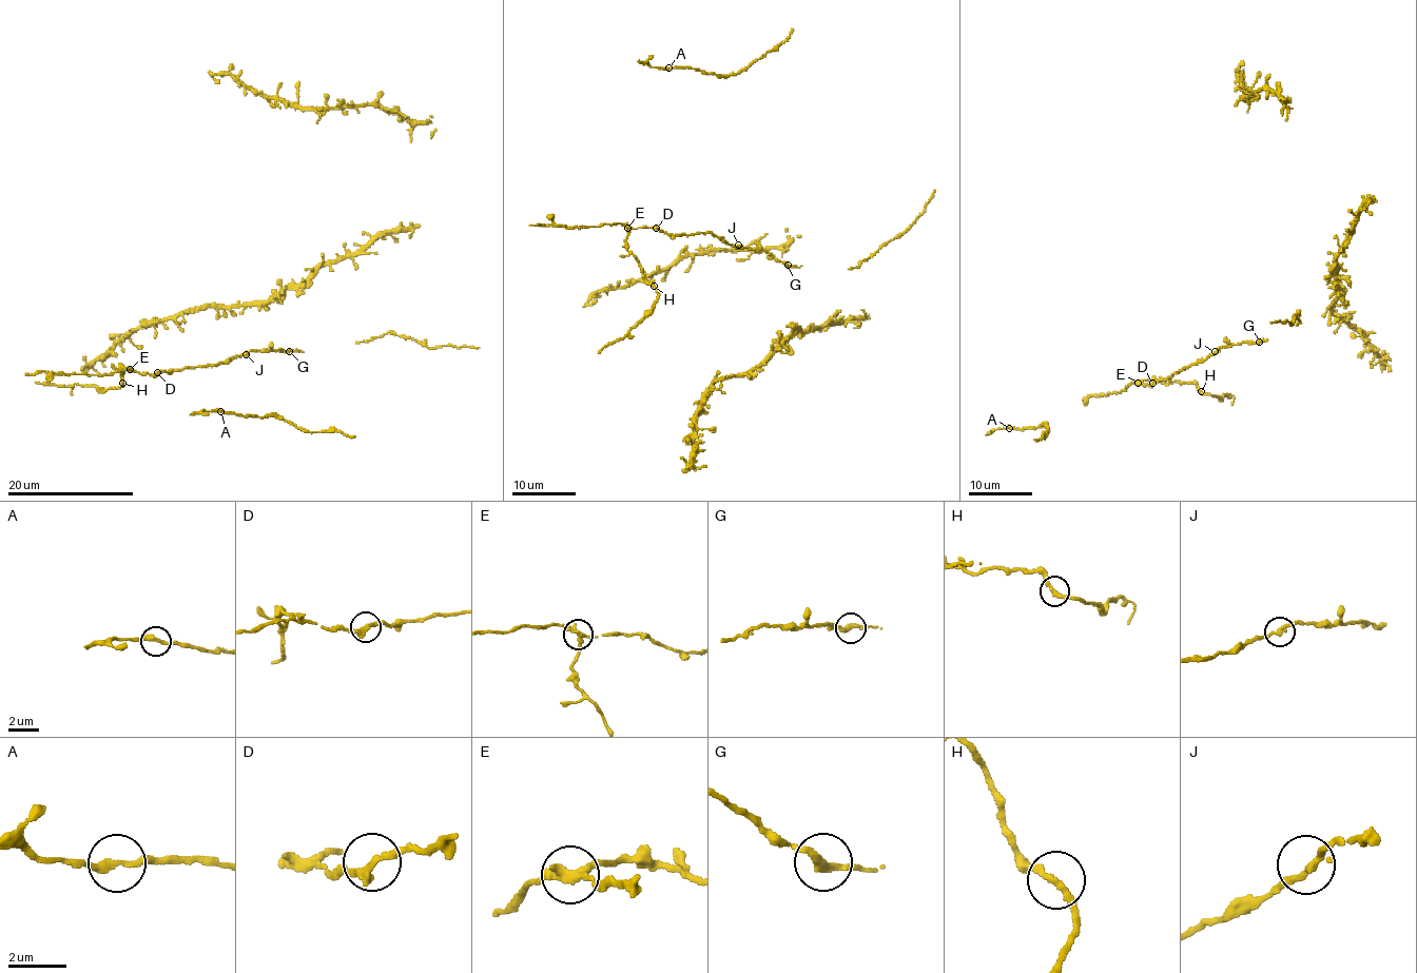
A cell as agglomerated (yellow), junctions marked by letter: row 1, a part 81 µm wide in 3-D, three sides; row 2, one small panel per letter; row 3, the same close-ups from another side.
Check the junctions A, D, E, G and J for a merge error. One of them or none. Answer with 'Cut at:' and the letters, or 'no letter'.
Cut at: E

